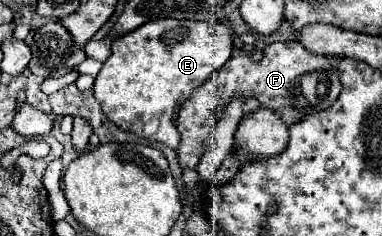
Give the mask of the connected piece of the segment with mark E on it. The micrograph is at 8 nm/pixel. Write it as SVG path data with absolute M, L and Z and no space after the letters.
M157 19L149 21L143 27L115 39L111 43L111 55L103 63L99 75L95 77L93 93L95 99L101 103L103 113L123 131L135 133L144 139L151 139L157 143L165 143L173 151L177 151L179 145L179 131L177 131L177 115L181 105L191 97L191 93L201 87L205 81L209 81L213 75L219 73L219 69L227 63L231 57L233 47L233 31L229 29L231 41L205 41L207 35L215 33L227 33L227 25L217 21L179 21L179 19Z

